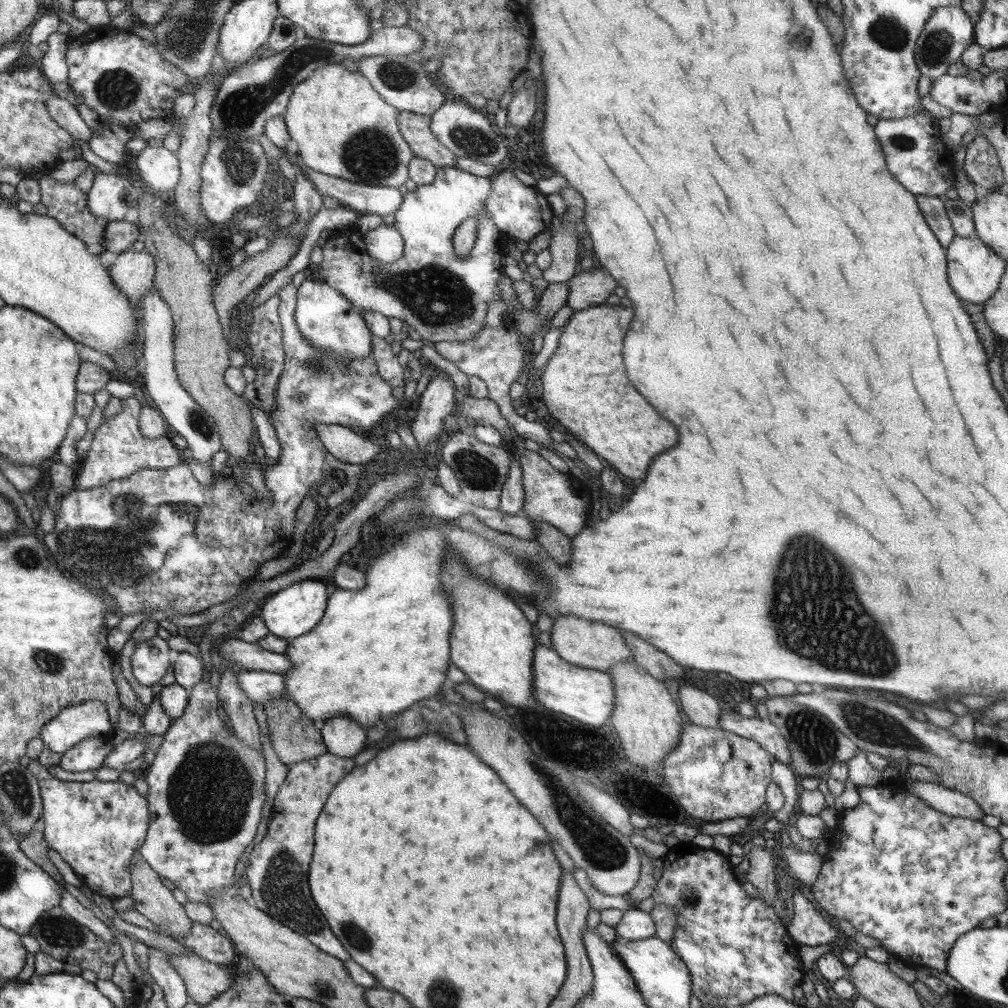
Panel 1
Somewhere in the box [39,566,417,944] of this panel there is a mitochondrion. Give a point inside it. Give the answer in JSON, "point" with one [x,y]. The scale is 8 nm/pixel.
{"point":[209,794]}

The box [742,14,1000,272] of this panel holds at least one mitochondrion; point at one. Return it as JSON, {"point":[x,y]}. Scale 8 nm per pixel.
{"point":[936,46]}

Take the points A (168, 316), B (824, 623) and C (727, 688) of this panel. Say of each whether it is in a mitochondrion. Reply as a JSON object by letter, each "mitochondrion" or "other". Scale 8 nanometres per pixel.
{"A":"other","B":"mitochondrion","C":"other"}

